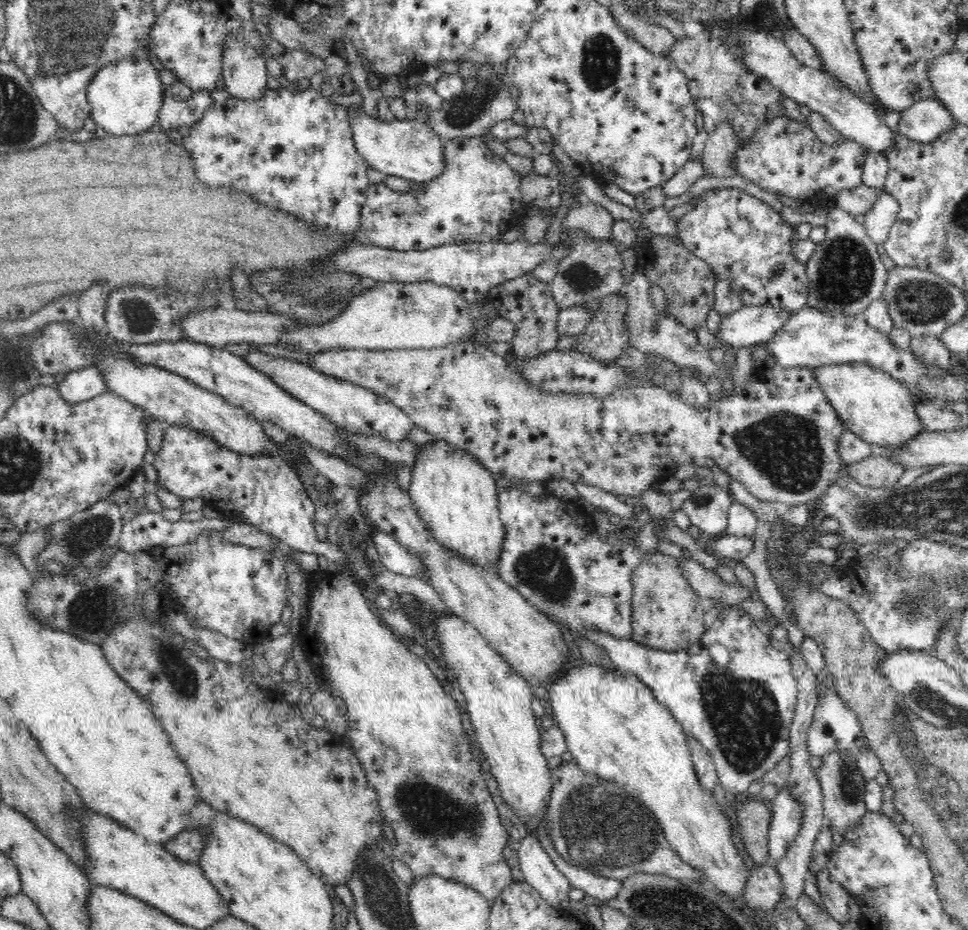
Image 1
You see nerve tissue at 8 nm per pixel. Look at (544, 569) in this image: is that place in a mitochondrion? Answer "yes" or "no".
yes

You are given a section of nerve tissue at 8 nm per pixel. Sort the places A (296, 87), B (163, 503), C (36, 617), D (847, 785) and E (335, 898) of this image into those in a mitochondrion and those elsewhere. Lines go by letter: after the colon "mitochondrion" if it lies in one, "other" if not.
A: other
B: other
C: other
D: mitochondrion
E: other

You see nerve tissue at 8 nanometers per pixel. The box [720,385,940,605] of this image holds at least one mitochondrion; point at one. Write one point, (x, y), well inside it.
(786, 447)

